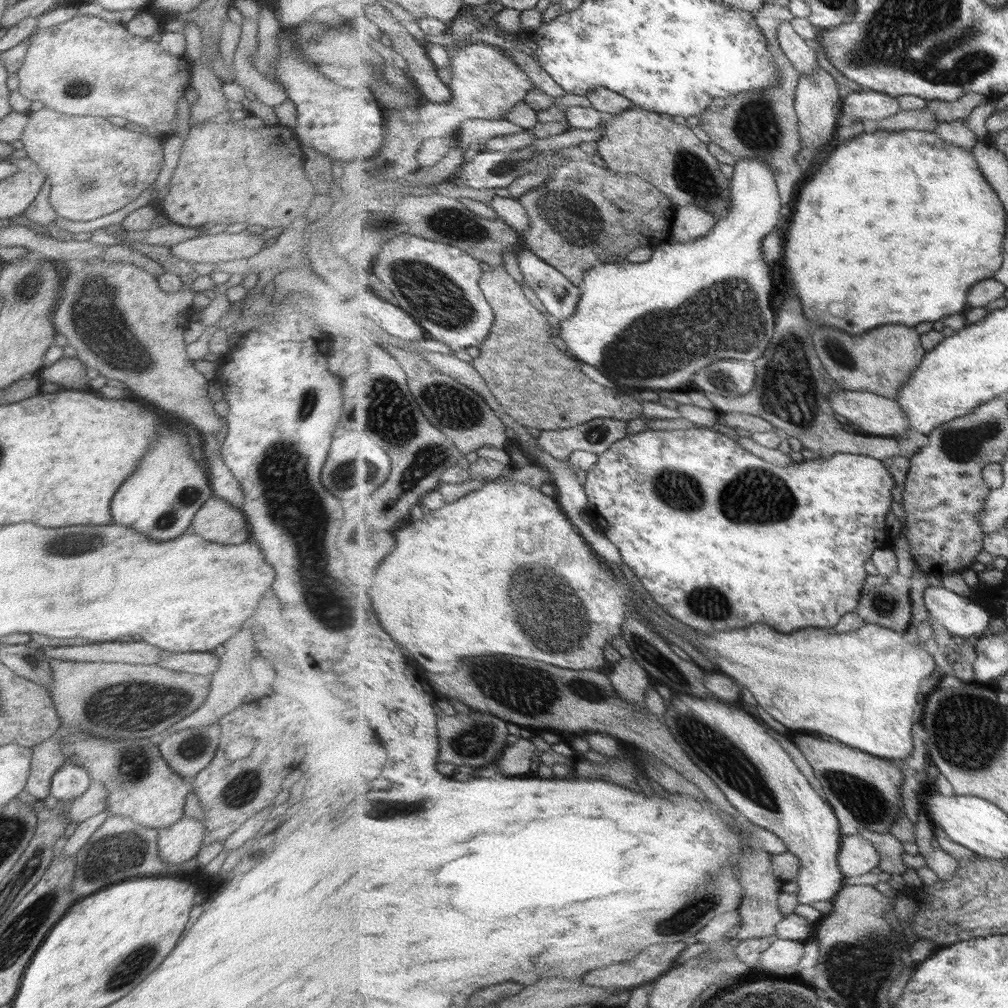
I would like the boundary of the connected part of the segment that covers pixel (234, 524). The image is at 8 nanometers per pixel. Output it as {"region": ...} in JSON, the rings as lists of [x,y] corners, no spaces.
{"region":[[[216,496],[206,500],[194,514],[190,529],[204,540],[220,544],[240,544],[251,539],[243,511]]]}

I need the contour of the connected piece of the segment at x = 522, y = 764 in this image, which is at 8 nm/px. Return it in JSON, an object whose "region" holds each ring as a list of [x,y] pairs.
{"region":[[[518,738],[517,742],[504,750],[504,756],[498,764],[501,769],[500,776],[522,777],[522,774],[528,774],[534,764],[534,754],[540,756],[542,753],[530,738]]]}

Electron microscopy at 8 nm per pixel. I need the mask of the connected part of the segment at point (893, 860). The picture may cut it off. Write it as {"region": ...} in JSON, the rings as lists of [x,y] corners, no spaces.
{"region":[[[868,828],[862,829],[859,835],[872,842],[879,856],[882,856],[880,869],[884,873],[904,875],[908,866],[904,864],[902,857],[907,852],[898,837],[893,833],[878,833]]]}

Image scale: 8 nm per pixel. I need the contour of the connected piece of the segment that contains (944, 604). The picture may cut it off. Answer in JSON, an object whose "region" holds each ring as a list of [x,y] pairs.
{"region":[[[928,587],[924,592],[930,618],[946,625],[951,634],[971,637],[990,632],[996,615],[974,598],[960,596],[943,587]]]}

